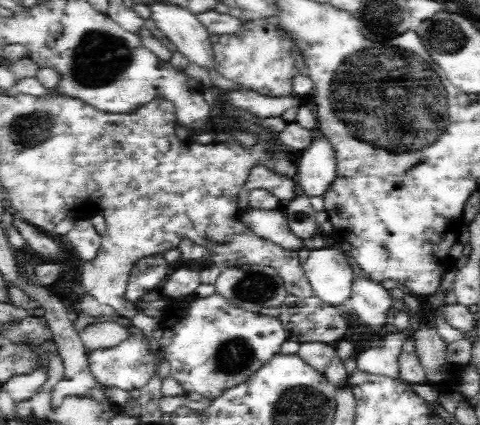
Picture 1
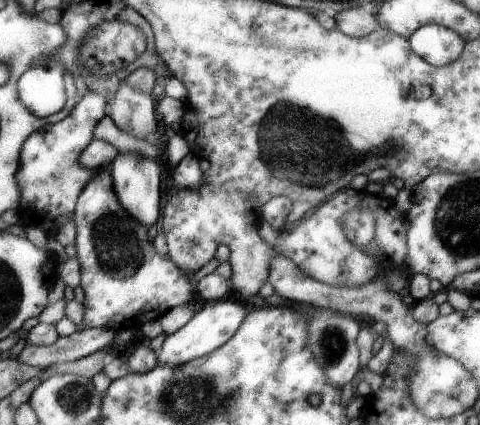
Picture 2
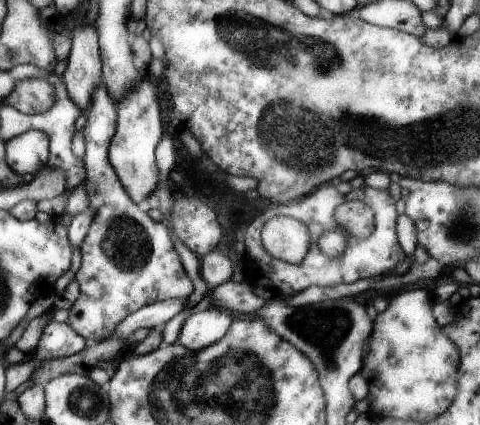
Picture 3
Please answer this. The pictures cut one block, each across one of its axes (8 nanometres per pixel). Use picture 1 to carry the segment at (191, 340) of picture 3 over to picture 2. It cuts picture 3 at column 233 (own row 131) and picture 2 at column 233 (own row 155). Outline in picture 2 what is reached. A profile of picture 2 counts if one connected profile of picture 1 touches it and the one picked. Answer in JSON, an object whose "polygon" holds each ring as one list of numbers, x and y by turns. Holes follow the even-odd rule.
{"polygon":[[219,300,217,304,213,302,213,304,205,306,199,314,195,314,195,318,189,320,189,324,185,324,175,334,167,336,163,348,159,350,161,364,165,364,165,366,183,366,183,364,189,364,193,360,199,360,207,354,217,352,221,346,225,346,229,340,233,340,233,336,237,336,241,324,249,316,249,310,251,308,247,308,239,300]]}

